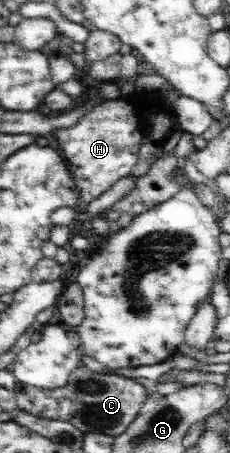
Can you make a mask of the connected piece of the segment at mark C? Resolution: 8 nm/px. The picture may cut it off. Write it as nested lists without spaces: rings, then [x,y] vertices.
[[[80,364],[79,367],[74,368],[72,372],[70,372],[69,379],[64,386],[53,388],[52,390],[43,388],[40,389],[35,386],[28,385],[20,385],[16,391],[16,400],[17,400],[17,409],[25,412],[26,414],[30,414],[40,419],[48,419],[48,420],[57,420],[62,422],[68,422],[73,424],[82,434],[93,434],[94,436],[99,437],[101,434],[105,434],[106,436],[120,436],[127,428],[136,420],[136,416],[140,414],[140,410],[142,410],[142,404],[146,402],[146,398],[148,398],[148,390],[141,383],[136,382],[133,378],[125,378],[124,376],[116,375],[115,373],[104,373],[104,372],[92,372],[86,366]]]

